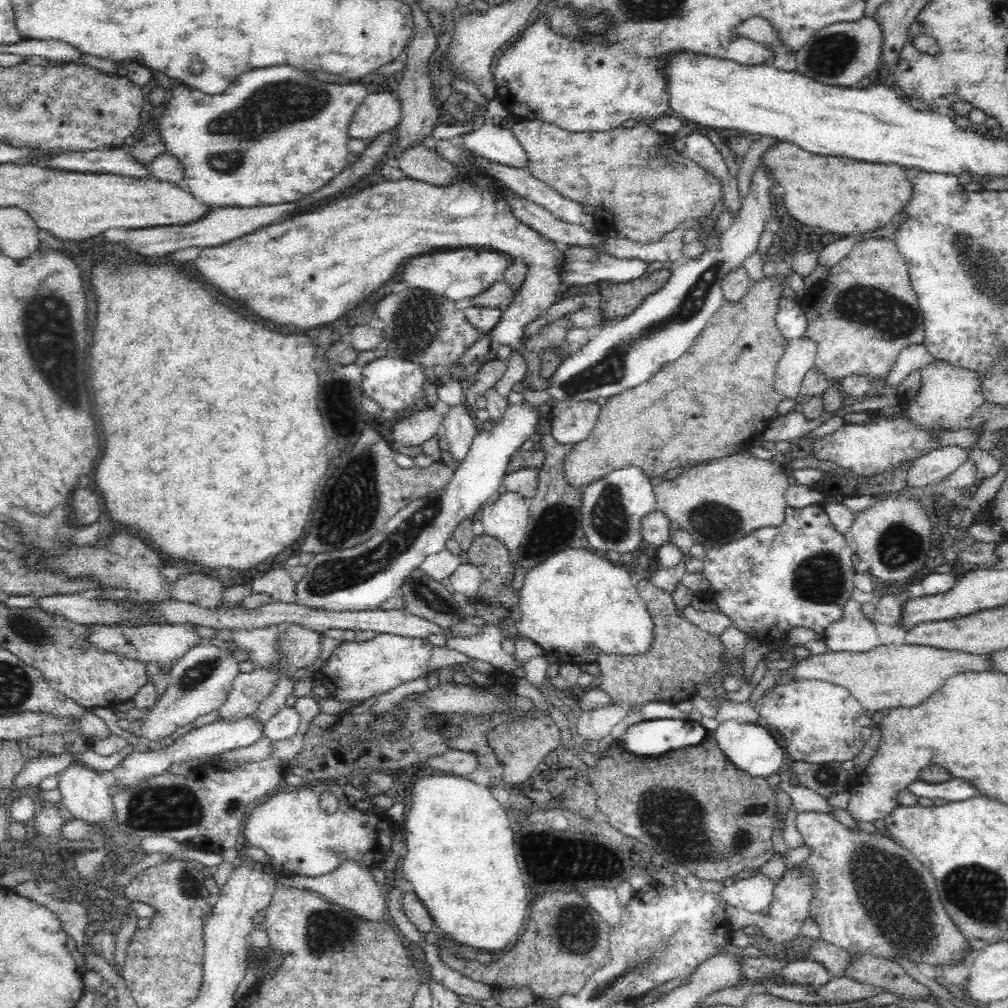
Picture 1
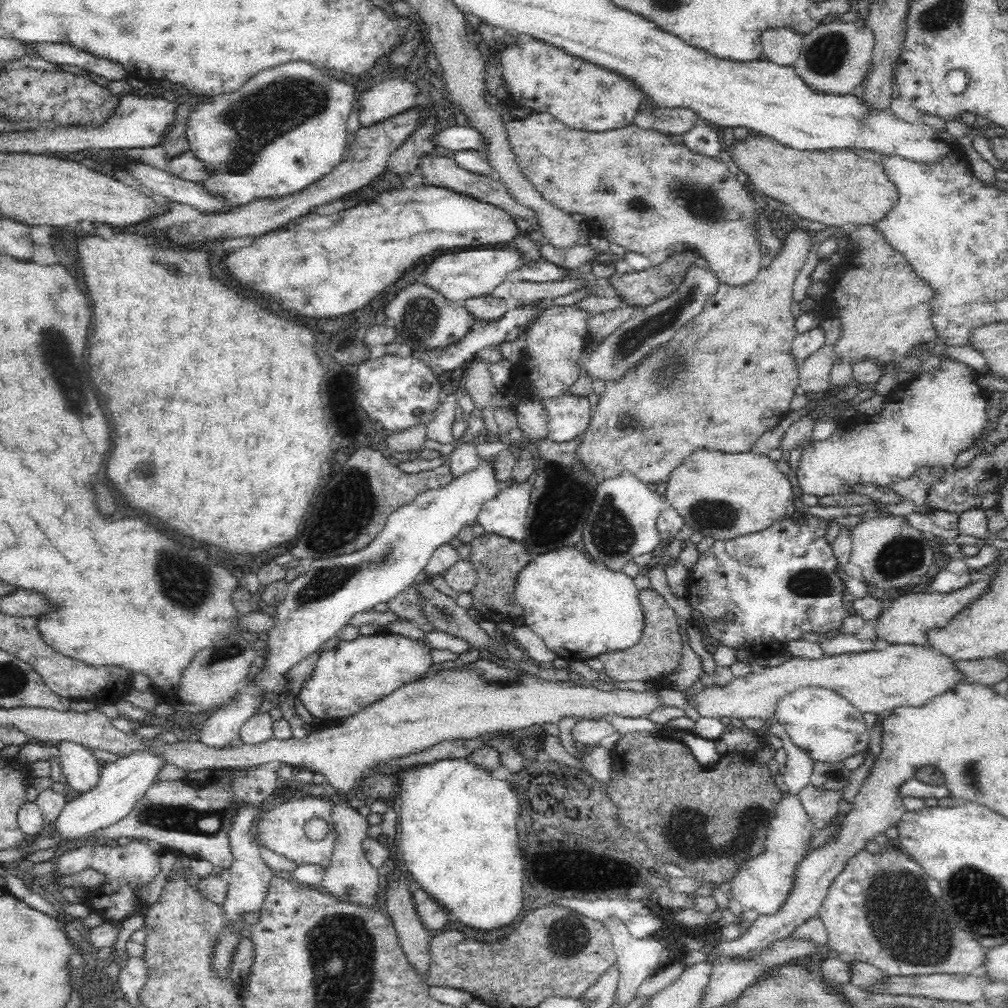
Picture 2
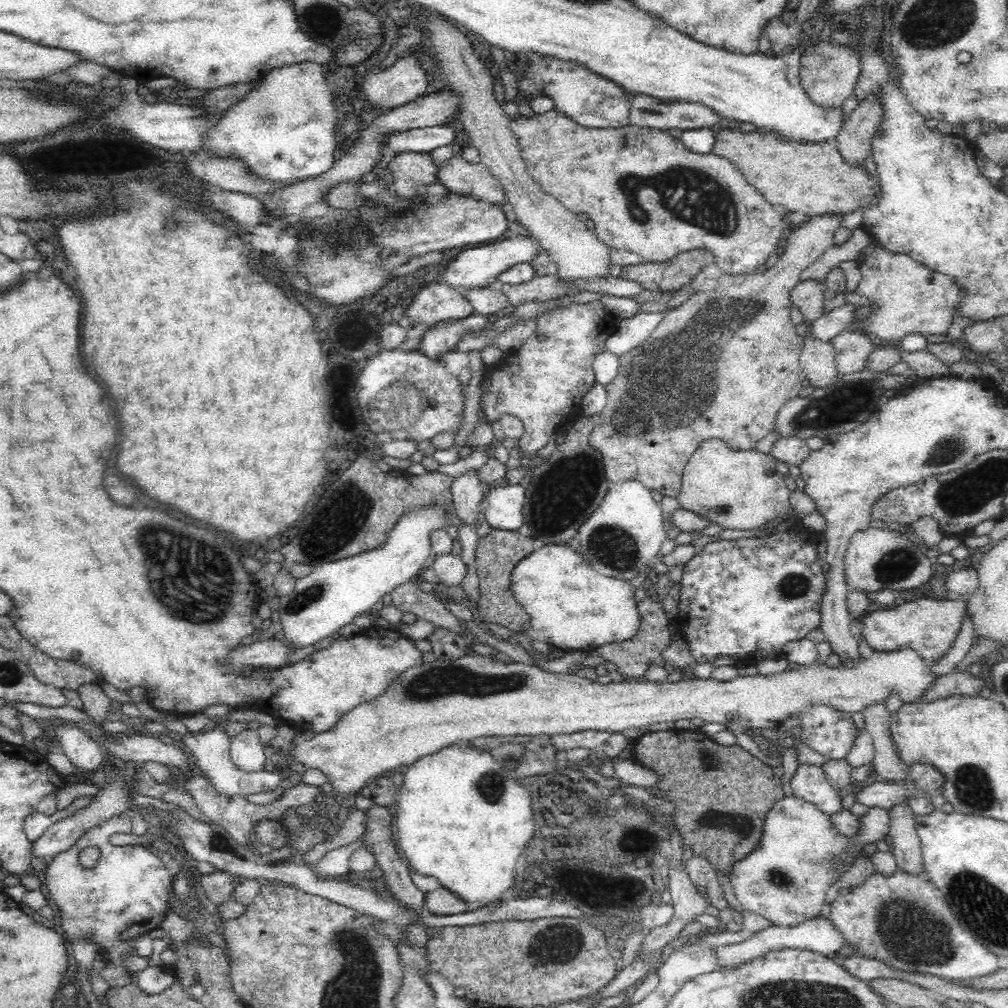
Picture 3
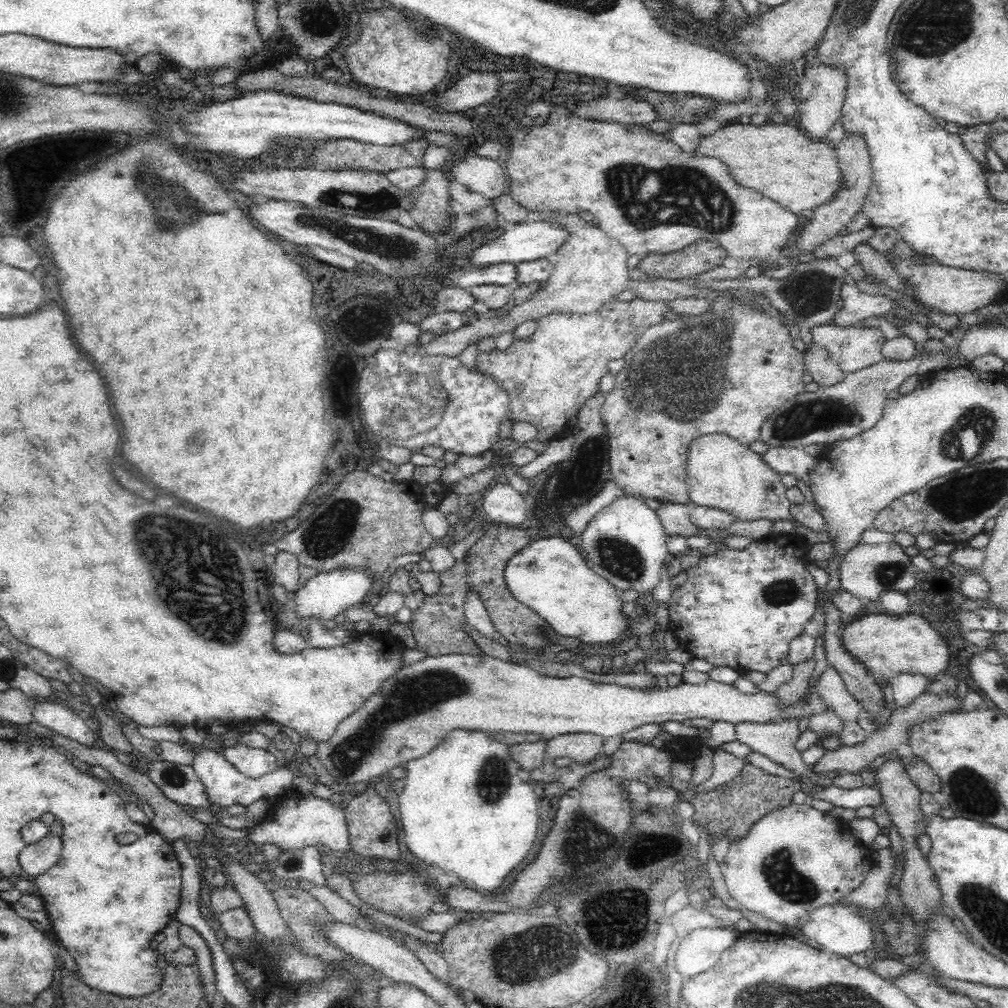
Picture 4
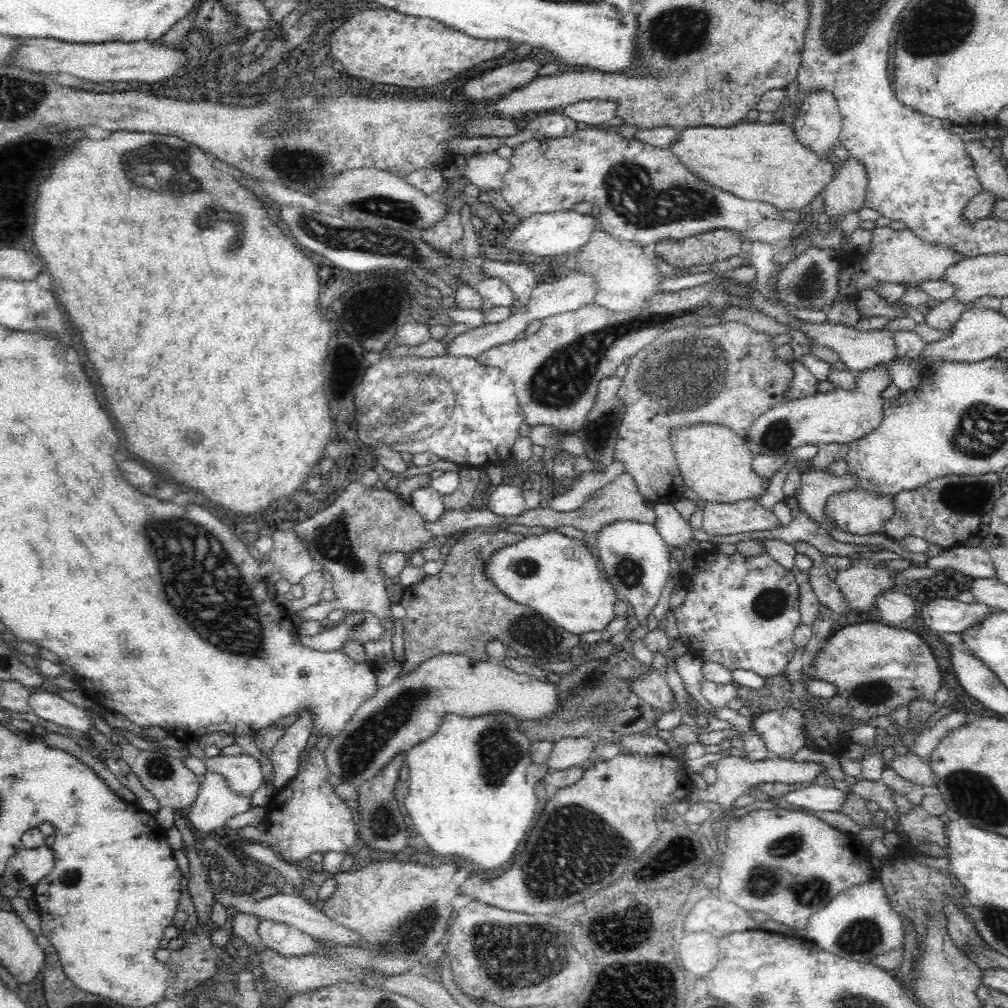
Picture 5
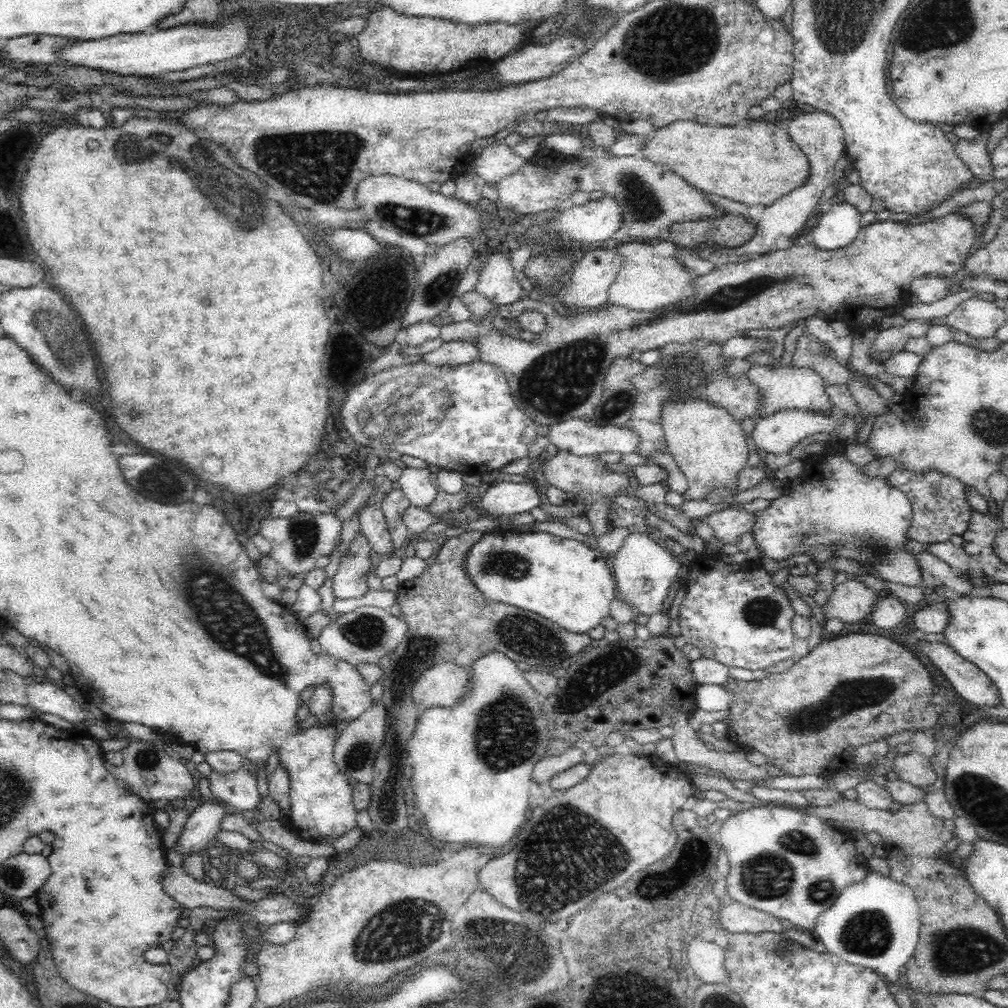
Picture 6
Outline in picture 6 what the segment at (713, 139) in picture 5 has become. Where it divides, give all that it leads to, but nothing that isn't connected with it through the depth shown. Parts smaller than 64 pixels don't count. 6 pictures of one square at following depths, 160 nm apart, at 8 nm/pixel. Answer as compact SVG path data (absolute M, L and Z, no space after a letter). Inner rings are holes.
M766 118L752 121L746 128L738 129L732 125L704 125L692 120L678 120L651 132L640 155L645 160L657 162L676 173L691 188L698 188L700 192L724 197L746 206L770 206L782 196L802 187L809 178L809 161L805 153L791 140L784 125L775 124Z

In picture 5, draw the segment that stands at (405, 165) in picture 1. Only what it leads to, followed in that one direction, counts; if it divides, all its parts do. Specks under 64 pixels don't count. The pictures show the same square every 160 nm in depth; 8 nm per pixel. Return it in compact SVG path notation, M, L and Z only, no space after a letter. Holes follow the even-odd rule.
M495 151L466 157L465 180L485 191L499 190L510 169L510 160Z

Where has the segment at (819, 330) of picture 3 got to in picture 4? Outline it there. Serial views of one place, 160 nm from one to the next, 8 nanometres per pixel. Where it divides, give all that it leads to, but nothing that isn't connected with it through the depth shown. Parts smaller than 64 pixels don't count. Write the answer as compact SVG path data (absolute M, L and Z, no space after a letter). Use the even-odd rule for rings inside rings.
M846 283L841 286L841 296L843 300L842 309L838 309L832 320L829 320L830 326L836 328L848 328L864 322L866 318L872 316L894 315L894 310L898 308L898 301L875 294L867 295L858 290L858 287L852 283Z

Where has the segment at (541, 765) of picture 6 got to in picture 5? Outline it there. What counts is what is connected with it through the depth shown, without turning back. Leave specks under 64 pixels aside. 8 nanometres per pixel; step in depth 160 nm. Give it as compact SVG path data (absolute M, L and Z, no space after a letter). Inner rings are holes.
M567 737L553 744L550 758L544 762L546 770L564 770L584 766L593 760L593 744L588 737Z

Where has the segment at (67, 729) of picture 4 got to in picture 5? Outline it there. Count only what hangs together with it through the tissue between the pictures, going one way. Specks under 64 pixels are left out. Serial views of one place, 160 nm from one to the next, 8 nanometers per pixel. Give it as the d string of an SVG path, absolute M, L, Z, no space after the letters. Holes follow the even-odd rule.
M47 691L31 693L29 705L36 716L40 716L48 722L85 733L92 727L86 710L57 694Z

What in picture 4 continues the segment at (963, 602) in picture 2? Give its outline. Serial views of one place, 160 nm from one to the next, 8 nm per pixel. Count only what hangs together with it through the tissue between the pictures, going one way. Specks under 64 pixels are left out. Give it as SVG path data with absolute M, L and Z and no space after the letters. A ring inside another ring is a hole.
M916 612L901 616L890 616L887 613L870 614L846 626L843 640L848 651L864 661L867 671L873 674L878 685L888 695L888 680L910 672L924 674L933 682L946 671L949 665L950 648L945 637L933 628L929 619Z

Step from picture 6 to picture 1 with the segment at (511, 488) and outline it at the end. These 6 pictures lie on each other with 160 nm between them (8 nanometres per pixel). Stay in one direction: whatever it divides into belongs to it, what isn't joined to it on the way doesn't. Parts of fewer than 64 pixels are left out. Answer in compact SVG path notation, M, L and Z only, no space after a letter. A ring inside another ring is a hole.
M508 492L493 504L483 507L480 520L486 535L498 539L513 555L523 542L529 524L528 500L516 492Z

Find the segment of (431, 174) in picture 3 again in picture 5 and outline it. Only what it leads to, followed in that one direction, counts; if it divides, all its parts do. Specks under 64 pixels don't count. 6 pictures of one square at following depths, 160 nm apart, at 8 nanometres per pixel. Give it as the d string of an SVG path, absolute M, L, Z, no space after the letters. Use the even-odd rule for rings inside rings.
M450 196L450 200L448 200L450 211L447 212L447 215L440 222L421 232L419 236L426 245L432 247L432 251L438 251L442 255L453 258L452 245L460 242L465 233L460 218L460 210L463 207L465 206L460 203L460 200Z

